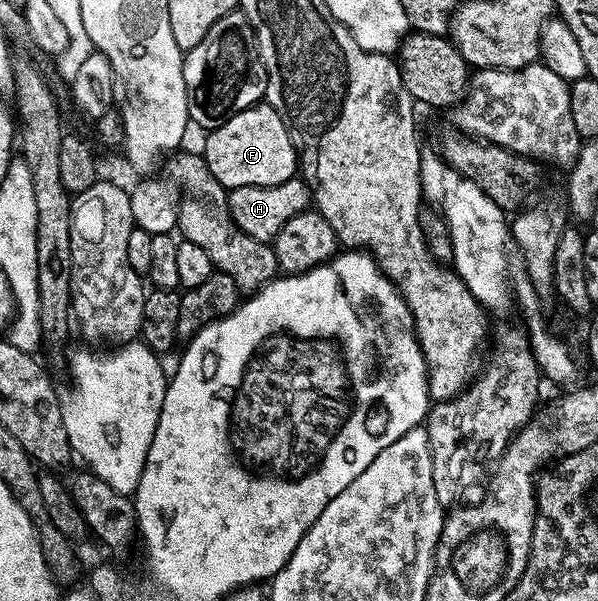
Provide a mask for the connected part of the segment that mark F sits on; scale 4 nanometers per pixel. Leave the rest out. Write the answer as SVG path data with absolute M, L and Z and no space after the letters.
M267 103L239 111L217 129L208 130L203 156L207 167L226 190L239 187L271 187L298 176L297 149L279 115Z

